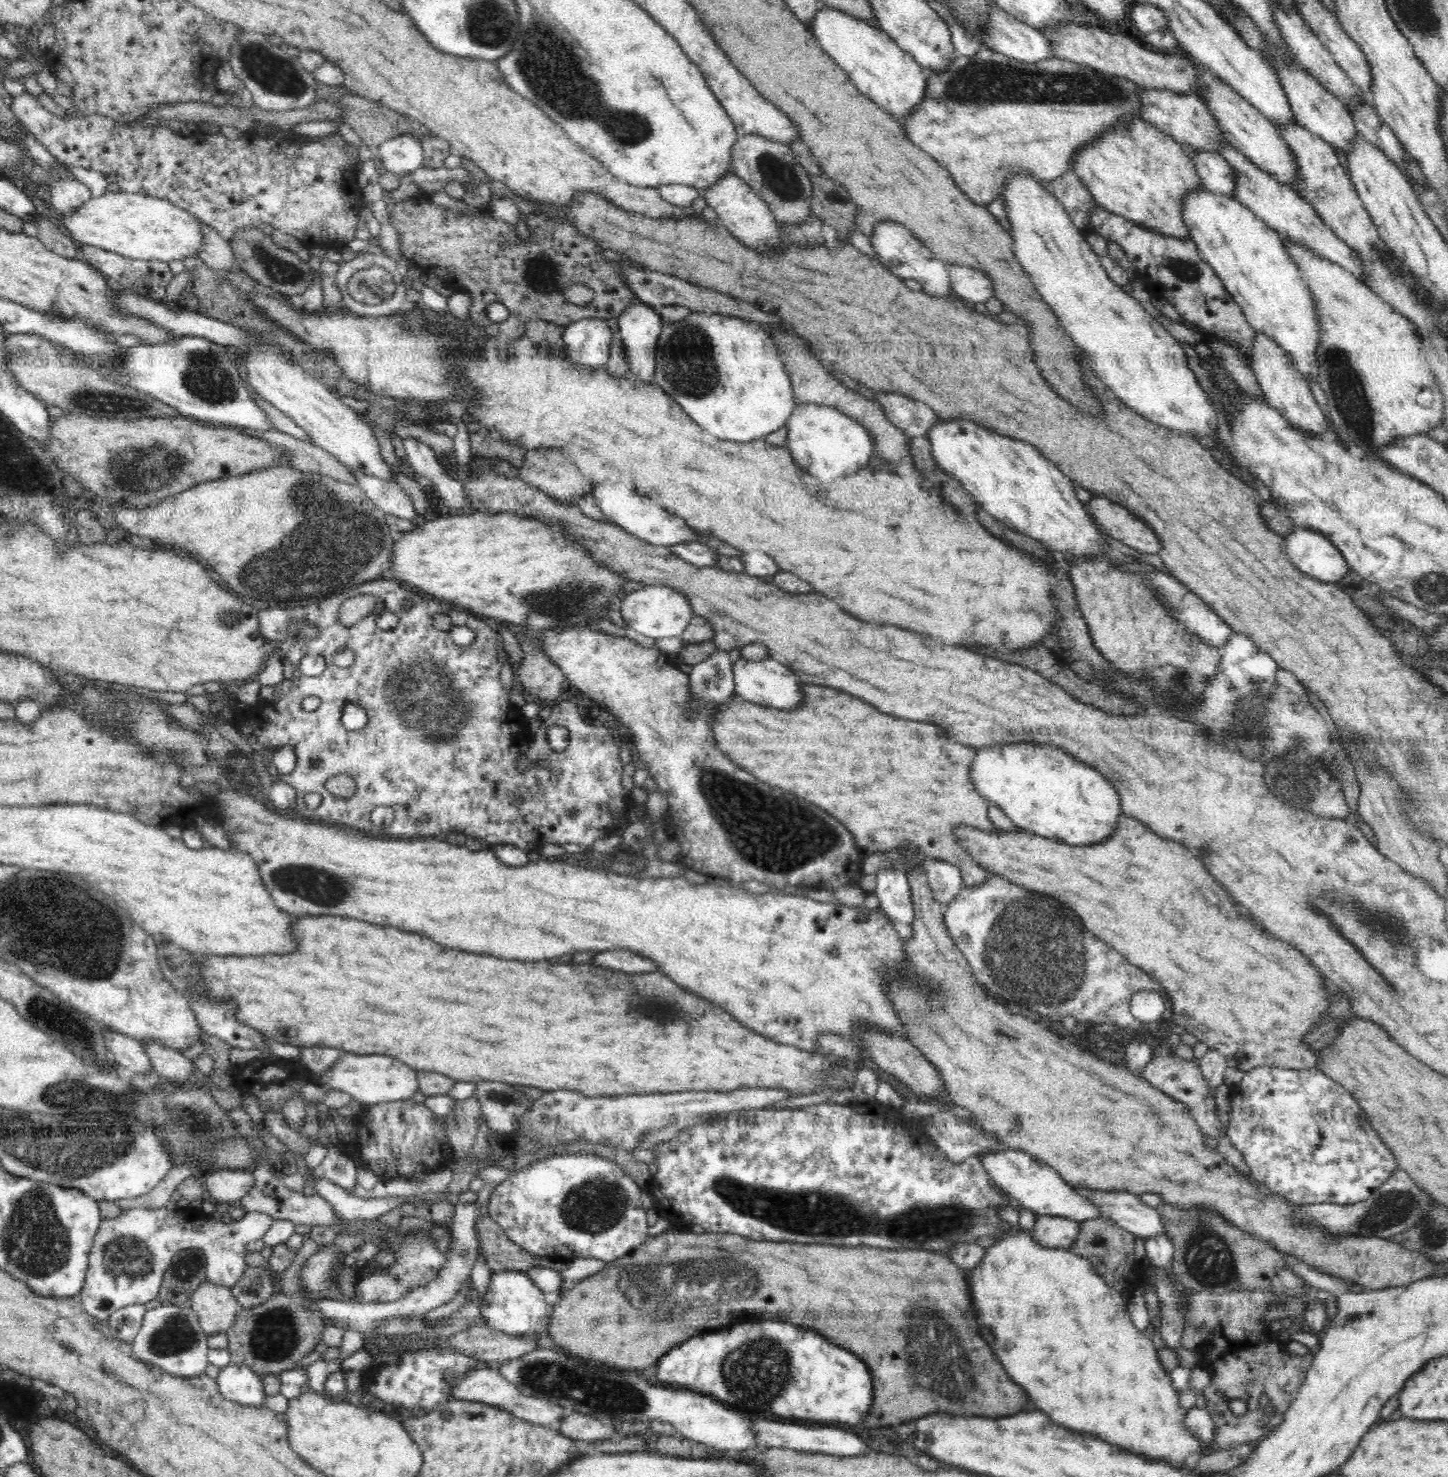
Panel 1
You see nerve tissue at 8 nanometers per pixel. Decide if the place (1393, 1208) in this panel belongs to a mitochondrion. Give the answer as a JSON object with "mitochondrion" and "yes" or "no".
{"mitochondrion":"yes"}

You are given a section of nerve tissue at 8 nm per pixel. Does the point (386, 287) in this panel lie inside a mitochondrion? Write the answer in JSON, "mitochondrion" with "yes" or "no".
{"mitochondrion":"yes"}

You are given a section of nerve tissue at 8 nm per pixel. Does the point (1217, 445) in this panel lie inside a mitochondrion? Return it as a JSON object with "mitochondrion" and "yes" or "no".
{"mitochondrion":"no"}

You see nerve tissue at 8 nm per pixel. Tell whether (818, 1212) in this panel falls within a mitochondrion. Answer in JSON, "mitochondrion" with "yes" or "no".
{"mitochondrion":"yes"}

